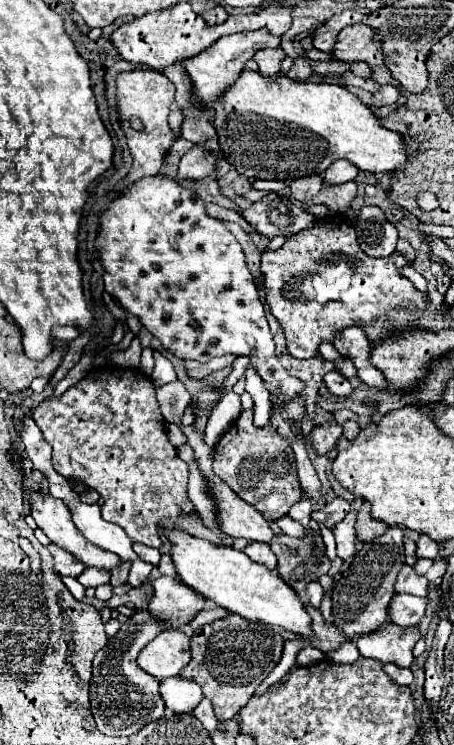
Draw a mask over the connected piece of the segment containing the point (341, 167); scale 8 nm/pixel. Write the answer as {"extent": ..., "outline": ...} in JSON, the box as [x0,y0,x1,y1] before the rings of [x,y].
{"extent":[324,161,358,185],"outline":[[[336,161],[332,163],[332,167],[328,167],[328,171],[324,171],[324,181],[328,185],[338,185],[338,183],[346,183],[352,181],[358,175],[358,167],[352,167],[352,163],[348,161]]]}

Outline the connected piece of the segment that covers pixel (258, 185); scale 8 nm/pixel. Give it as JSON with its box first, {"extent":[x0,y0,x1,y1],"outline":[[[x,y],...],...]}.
{"extent":[254,179,286,191],"outline":[[[272,179],[272,181],[254,181],[254,189],[264,189],[264,191],[282,191],[286,187],[284,181],[278,181],[278,179]]]}

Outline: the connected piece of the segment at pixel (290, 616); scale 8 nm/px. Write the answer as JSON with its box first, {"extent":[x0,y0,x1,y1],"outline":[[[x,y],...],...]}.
{"extent":[166,531,312,637],"outline":[[[166,531],[172,541],[172,561],[176,565],[180,581],[192,587],[196,593],[214,601],[218,607],[228,609],[248,621],[260,621],[274,629],[290,631],[296,637],[312,637],[312,617],[298,593],[284,583],[284,579],[254,563],[246,553],[232,547],[216,547],[204,539],[196,539],[184,531]]]}

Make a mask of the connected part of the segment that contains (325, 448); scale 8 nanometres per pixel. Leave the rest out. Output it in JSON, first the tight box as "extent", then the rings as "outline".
{"extent":[310,423,342,455],"outline":[[[324,423],[324,425],[318,425],[312,429],[310,437],[312,437],[312,447],[318,455],[326,455],[336,439],[342,435],[342,427],[338,423]]]}

